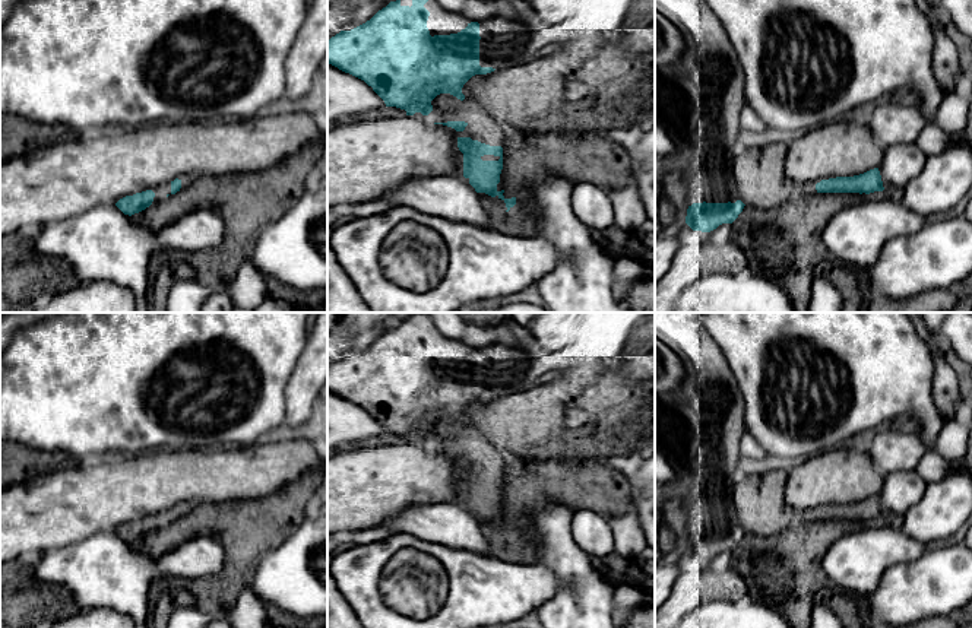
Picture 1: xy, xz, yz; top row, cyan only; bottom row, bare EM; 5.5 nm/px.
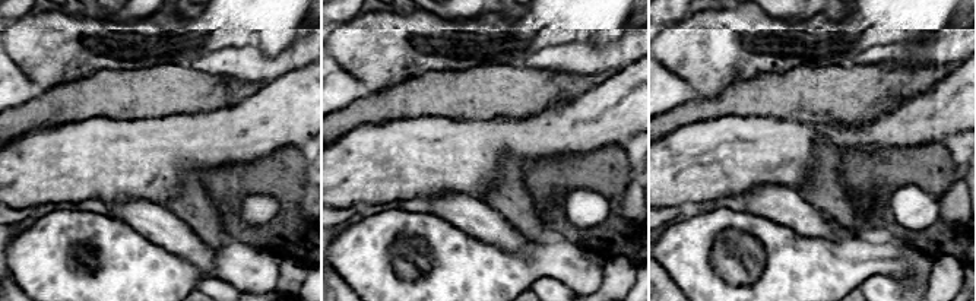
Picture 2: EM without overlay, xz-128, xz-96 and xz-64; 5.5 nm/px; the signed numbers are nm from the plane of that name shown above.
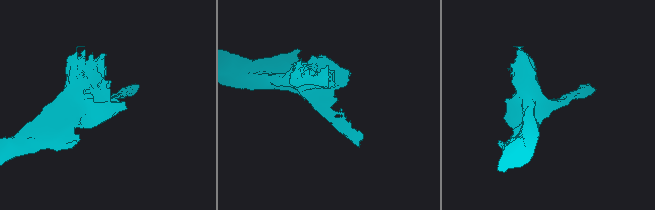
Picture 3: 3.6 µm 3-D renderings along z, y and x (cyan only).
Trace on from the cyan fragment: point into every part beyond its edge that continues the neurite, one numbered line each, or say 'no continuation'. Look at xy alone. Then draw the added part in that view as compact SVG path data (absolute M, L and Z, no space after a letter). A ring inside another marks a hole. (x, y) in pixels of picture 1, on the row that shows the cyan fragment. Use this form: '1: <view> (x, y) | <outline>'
1: xy (161, 192) | M167 183L167 184L162 184L162 185L156 185L153 188L151 188L153 193L155 193L155 197L153 197L153 203L158 203L158 202L162 202L168 197L171 197L171 183Z

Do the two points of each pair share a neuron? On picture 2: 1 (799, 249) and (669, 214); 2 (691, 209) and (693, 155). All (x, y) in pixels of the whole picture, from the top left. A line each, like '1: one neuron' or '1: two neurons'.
1: two neurons
2: two neurons

